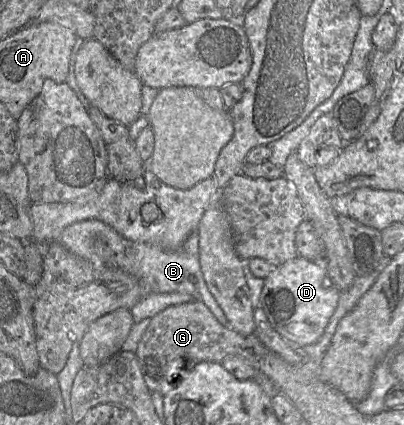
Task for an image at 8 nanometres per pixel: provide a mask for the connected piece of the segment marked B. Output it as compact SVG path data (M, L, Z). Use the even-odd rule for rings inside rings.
M88 219L67 226L57 242L70 252L90 261L95 266L118 268L139 280L143 296L151 293L182 293L202 301L216 319L227 326L227 318L205 283L199 260L199 236L194 231L178 251L167 251L154 244L126 239L106 223Z

